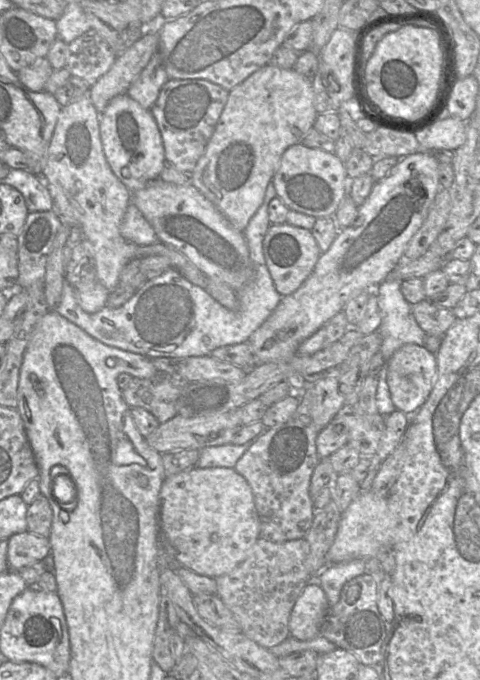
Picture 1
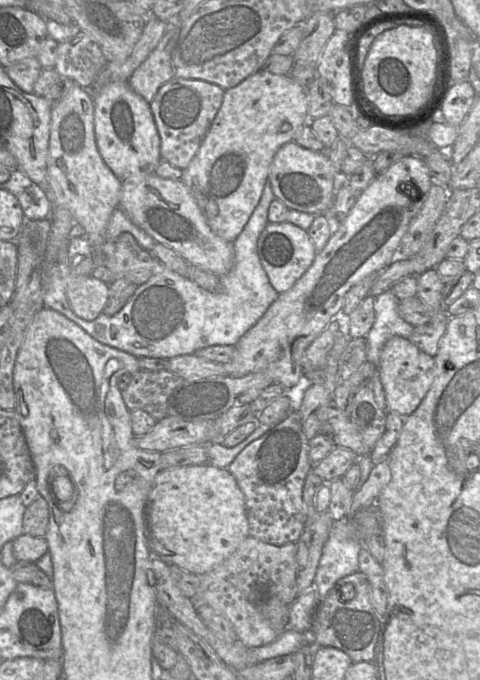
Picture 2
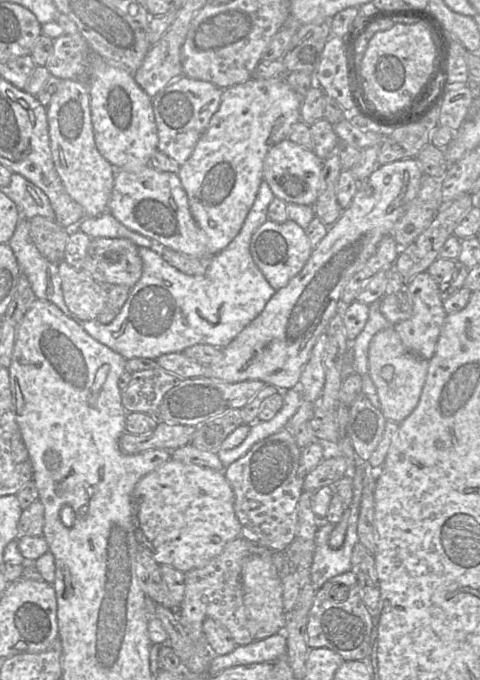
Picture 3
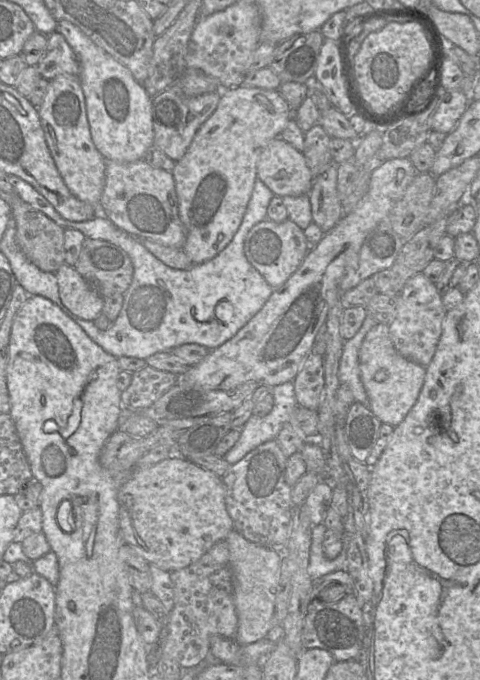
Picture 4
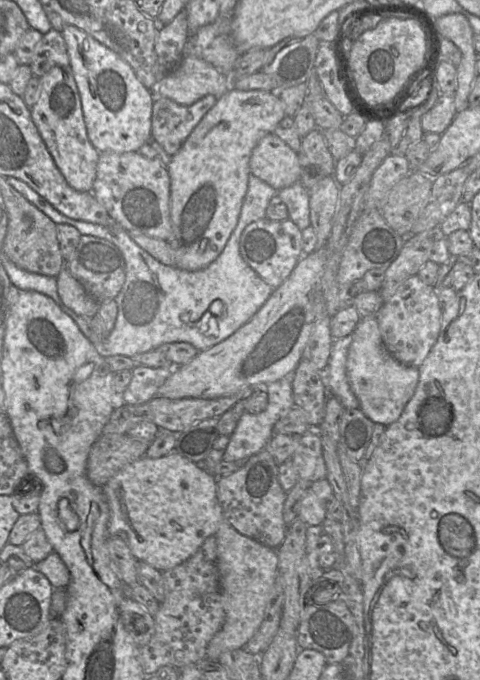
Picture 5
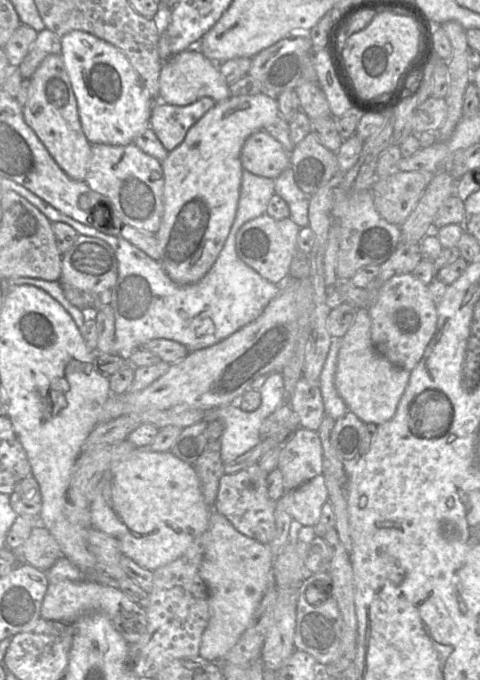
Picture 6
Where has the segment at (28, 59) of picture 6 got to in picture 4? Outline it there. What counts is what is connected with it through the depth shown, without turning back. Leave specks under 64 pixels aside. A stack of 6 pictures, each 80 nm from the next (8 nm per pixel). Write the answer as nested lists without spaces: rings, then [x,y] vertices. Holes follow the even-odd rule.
[[[54,31],[48,35],[47,40],[46,53],[35,66],[41,77],[49,81],[62,74],[79,77],[78,58],[65,38],[59,32]]]

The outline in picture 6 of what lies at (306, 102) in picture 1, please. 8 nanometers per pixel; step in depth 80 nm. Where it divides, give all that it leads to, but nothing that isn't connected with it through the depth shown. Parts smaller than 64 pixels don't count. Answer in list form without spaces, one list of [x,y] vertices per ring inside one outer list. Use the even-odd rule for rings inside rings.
[[[258,93],[255,95],[239,95],[229,96],[228,98],[216,102],[215,105],[209,109],[186,133],[186,136],[182,143],[178,145],[174,150],[168,153],[167,158],[162,161],[162,169],[164,173],[164,192],[163,192],[163,214],[159,230],[155,233],[158,245],[161,249],[161,260],[158,261],[162,264],[165,272],[169,278],[179,285],[194,284],[200,281],[211,269],[217,260],[225,241],[229,235],[229,232],[234,223],[236,212],[238,208],[238,202],[240,197],[242,172],[243,167],[241,163],[241,149],[245,140],[254,132],[261,130],[264,126],[272,121],[279,115],[277,98],[266,93]]]

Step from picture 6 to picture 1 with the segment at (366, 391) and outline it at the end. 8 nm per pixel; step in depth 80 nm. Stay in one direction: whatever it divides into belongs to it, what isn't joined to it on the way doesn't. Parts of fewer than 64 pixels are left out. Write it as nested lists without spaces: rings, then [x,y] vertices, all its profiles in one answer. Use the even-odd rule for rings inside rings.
[[[406,344],[396,350],[387,362],[387,382],[397,411],[412,417],[427,401],[437,374],[437,357],[424,346]]]

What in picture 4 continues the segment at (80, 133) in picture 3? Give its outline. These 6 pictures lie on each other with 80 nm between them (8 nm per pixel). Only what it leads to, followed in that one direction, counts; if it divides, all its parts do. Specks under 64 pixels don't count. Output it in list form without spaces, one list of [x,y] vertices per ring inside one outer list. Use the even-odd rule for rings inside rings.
[[[62,74],[50,80],[38,114],[48,149],[67,188],[81,201],[99,206],[105,185],[106,159],[92,141],[79,77]]]

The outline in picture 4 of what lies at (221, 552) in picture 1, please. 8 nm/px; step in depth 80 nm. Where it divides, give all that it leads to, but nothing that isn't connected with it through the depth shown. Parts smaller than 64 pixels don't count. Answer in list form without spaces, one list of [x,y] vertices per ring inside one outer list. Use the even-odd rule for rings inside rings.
[[[175,453],[149,467],[135,466],[117,496],[123,539],[140,556],[158,568],[168,572],[185,568],[199,560],[215,543],[225,540],[234,529],[226,509],[225,494],[221,477]]]

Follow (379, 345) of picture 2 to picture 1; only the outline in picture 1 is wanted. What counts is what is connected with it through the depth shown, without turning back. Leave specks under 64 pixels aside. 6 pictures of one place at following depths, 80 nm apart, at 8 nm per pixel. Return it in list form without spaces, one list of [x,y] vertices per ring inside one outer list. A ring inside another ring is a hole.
[[[386,279],[375,289],[382,318],[380,327],[375,332],[379,332],[382,336],[380,352],[386,362],[389,361],[396,350],[406,344],[424,346],[426,337],[426,333],[420,328],[414,318],[412,305],[406,301],[401,292],[402,281],[399,279]]]

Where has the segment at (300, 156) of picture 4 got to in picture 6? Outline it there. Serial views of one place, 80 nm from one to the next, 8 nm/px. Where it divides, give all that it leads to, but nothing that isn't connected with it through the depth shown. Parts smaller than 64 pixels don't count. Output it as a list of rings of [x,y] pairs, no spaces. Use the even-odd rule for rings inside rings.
[[[264,129],[245,140],[240,158],[243,169],[266,178],[276,179],[291,167],[290,153]]]

